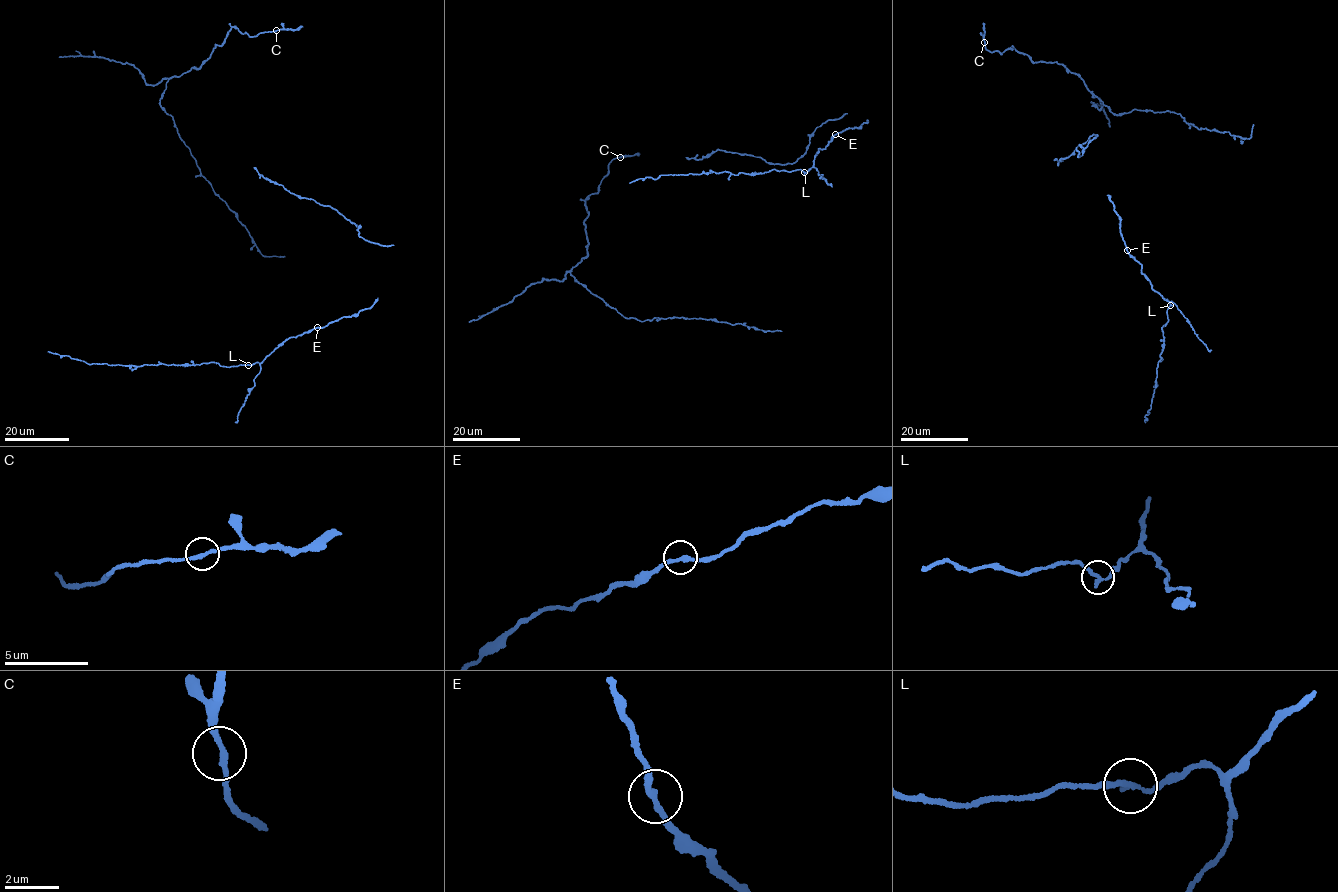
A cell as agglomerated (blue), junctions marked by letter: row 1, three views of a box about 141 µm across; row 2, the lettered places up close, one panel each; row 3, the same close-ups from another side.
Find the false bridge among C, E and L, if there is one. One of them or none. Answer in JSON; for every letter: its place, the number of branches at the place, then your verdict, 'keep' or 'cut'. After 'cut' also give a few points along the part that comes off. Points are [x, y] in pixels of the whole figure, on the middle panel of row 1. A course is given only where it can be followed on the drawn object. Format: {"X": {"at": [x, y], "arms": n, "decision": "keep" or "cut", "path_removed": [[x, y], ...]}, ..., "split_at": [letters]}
{"C": {"at": [620, 157], "arms": 2, "decision": "keep"}, "E": {"at": [835, 134], "arms": 2, "decision": "keep"}, "L": {"at": [804, 172], "arms": 2, "decision": "cut", "path_removed": [[805, 172], [774, 169], [736, 175], [723, 171], [703, 172], [661, 175], [655, 179], [647, 177], [629, 183]]}, "split_at": ["L"]}

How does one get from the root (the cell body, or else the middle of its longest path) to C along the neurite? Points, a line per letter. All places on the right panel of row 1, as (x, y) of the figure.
C: (1163, 112), (1135, 109), (1118, 115), (1064, 65), (1032, 62), (1012, 48), (1001, 54), (988, 50), (984, 42)

